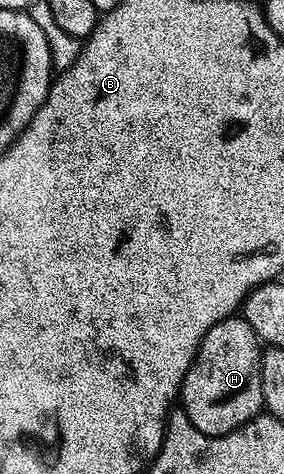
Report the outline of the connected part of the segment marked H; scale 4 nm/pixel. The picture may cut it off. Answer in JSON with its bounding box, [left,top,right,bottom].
[179,315,264,437]

